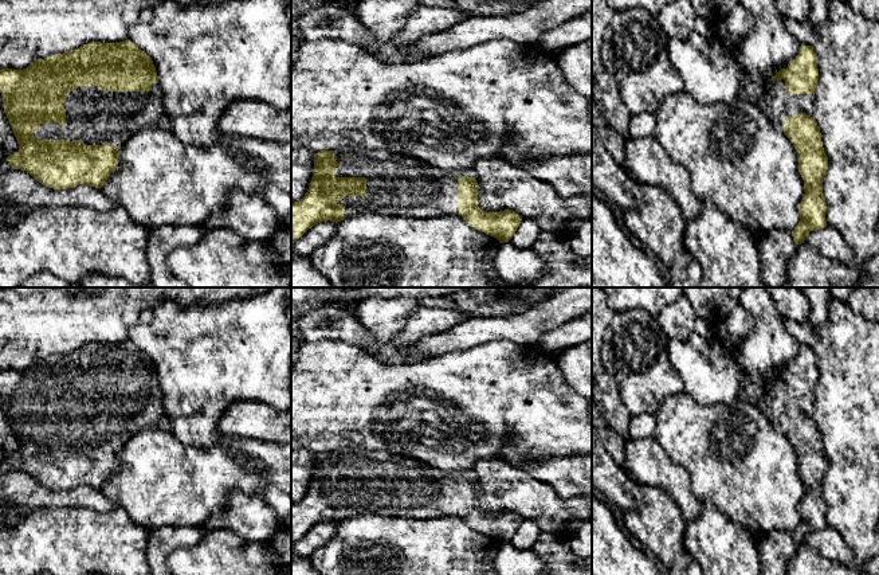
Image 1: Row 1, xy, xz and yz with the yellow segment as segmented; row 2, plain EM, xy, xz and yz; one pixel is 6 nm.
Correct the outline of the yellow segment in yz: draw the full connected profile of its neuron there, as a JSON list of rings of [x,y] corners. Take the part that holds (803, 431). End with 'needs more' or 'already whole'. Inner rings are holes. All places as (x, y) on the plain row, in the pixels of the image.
[[[801,347],[798,356],[788,364],[788,368],[772,378],[761,407],[773,429],[784,433],[797,453],[805,494],[798,505],[800,523],[792,532],[796,545],[804,544],[811,532],[827,527],[823,480],[828,458],[813,419],[817,382],[819,369],[813,347]]] | needs more

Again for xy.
[[[129,340],[119,344],[91,343],[66,355],[36,360],[23,371],[1,369],[0,394],[19,445],[19,451],[1,463],[0,476],[11,469],[21,470],[54,490],[79,485],[101,490],[118,466],[119,451],[133,435],[145,429],[172,430],[153,361]]] | needs more

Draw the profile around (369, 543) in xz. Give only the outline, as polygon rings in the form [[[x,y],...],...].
[[[360,512],[338,523],[335,535],[309,559],[321,575],[498,575],[494,560],[499,545],[497,539],[470,528],[460,516],[413,519]]]

